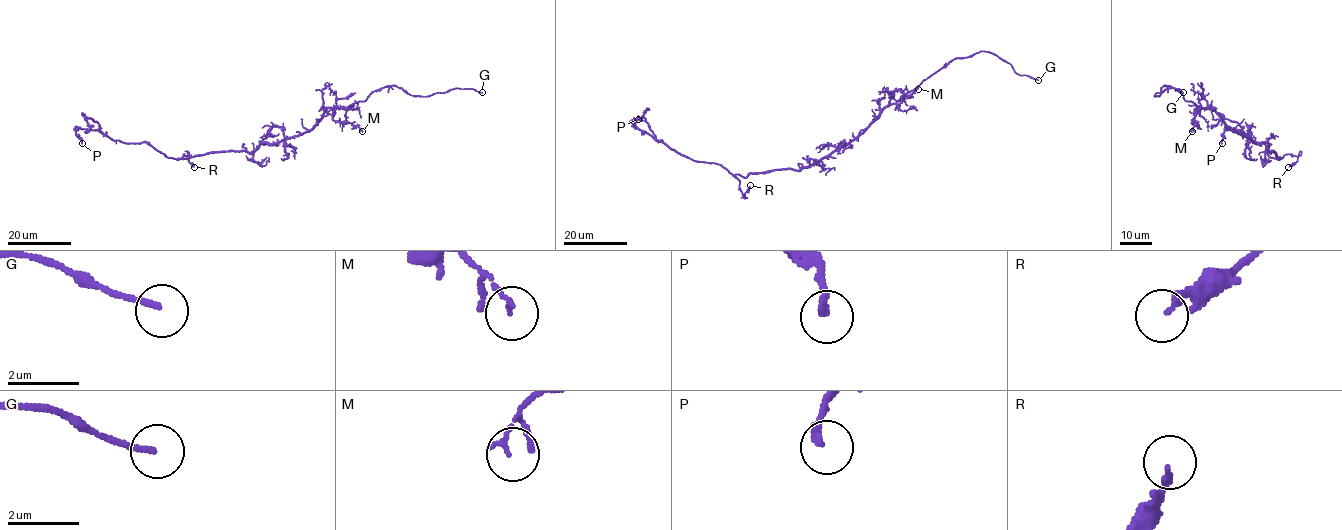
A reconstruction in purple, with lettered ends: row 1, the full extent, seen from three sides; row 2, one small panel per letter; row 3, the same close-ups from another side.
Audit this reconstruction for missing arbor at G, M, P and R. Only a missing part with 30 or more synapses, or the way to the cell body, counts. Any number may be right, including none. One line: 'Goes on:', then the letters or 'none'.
Goes on: G

